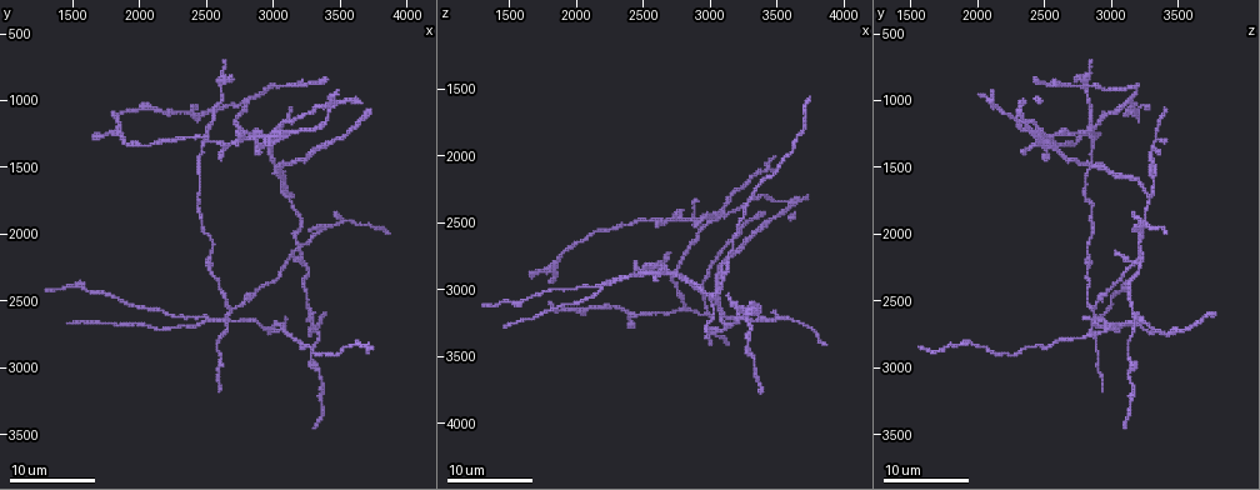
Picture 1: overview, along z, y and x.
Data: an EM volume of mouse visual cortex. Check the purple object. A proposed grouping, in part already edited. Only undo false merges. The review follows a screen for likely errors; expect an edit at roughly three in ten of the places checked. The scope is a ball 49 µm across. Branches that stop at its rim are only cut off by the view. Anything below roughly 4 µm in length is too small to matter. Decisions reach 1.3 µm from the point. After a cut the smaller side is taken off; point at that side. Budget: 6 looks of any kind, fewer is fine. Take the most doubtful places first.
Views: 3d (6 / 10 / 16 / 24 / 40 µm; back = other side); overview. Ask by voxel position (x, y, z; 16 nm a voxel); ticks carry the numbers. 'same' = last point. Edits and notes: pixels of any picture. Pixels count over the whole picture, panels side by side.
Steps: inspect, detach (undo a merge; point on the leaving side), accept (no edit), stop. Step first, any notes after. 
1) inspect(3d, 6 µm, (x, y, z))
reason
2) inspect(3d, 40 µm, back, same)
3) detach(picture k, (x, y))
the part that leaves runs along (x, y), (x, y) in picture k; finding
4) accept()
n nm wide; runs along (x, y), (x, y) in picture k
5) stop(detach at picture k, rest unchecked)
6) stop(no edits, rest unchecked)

inspect(3d, 10 µm, (3200, 2120, 3220))
looks like a crossing

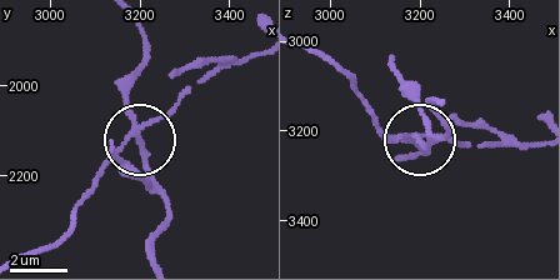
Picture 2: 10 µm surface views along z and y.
detach(picture 2, (388, 139))
side arm 26 µm; the part that leaves runs along (414, 133), (383, 131), (364, 98), (306, 51) in picture 2; a second neuron is stuck on

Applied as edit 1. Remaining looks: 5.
inspect(3d, 16 µm, (3120, 1720, 3300))
small branch off a trunk

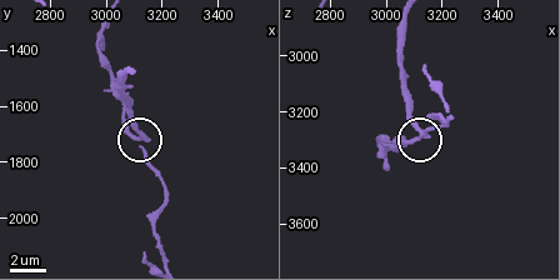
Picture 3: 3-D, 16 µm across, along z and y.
detach(picture 3, (133, 121))
210 nm wide; the part that leaves runs along (416, 139), (403, 86), (403, 24) in picture 3; a second neuron is stuck on

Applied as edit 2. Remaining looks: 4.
inspect(overview)

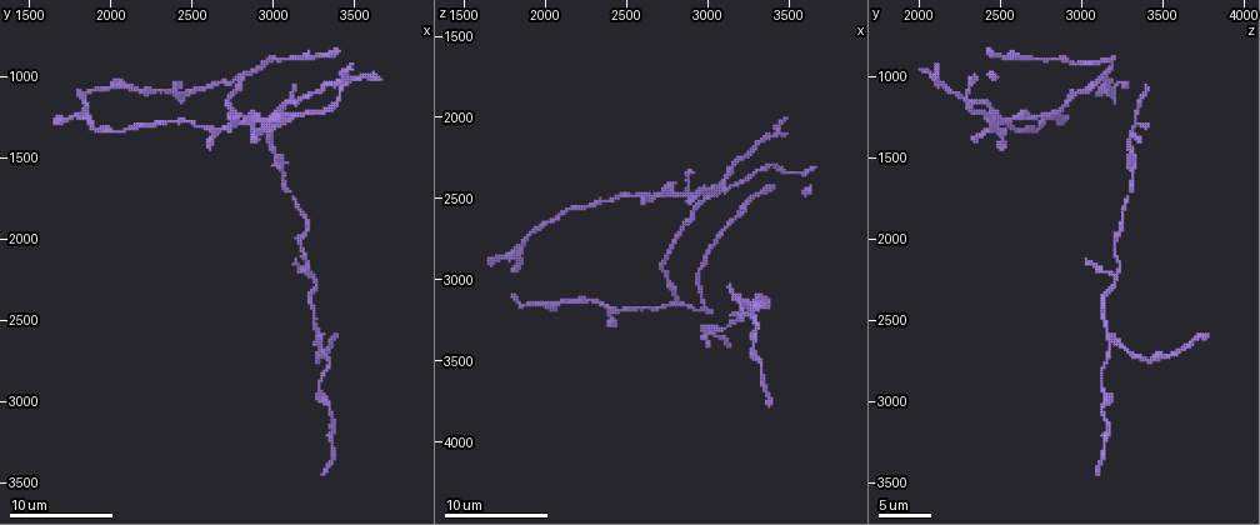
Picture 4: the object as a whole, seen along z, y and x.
inspect(3d, 10 µm, (3020, 1300, 2440))

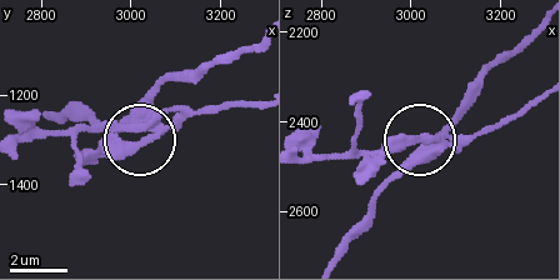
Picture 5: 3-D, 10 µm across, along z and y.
detach(picture 5, (126, 153))
two neurons meet here

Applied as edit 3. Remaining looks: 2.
stop(detach at picture 2, detach at picture 3, detach at picture 5, rest unchecked)

